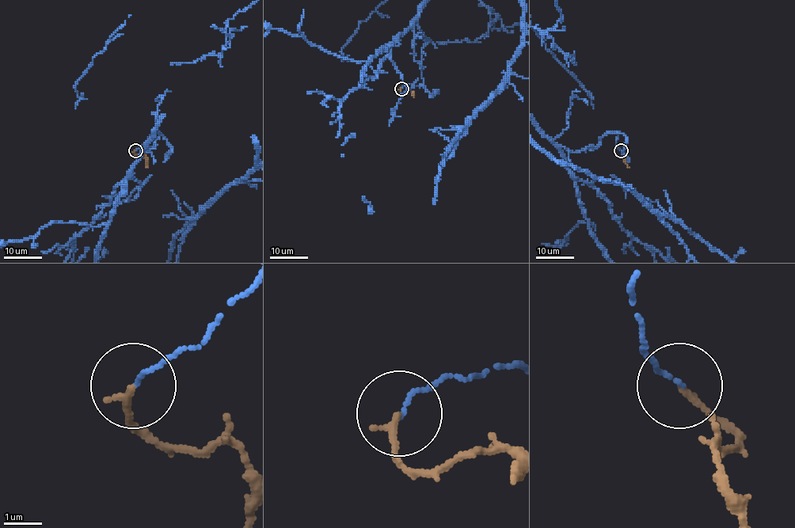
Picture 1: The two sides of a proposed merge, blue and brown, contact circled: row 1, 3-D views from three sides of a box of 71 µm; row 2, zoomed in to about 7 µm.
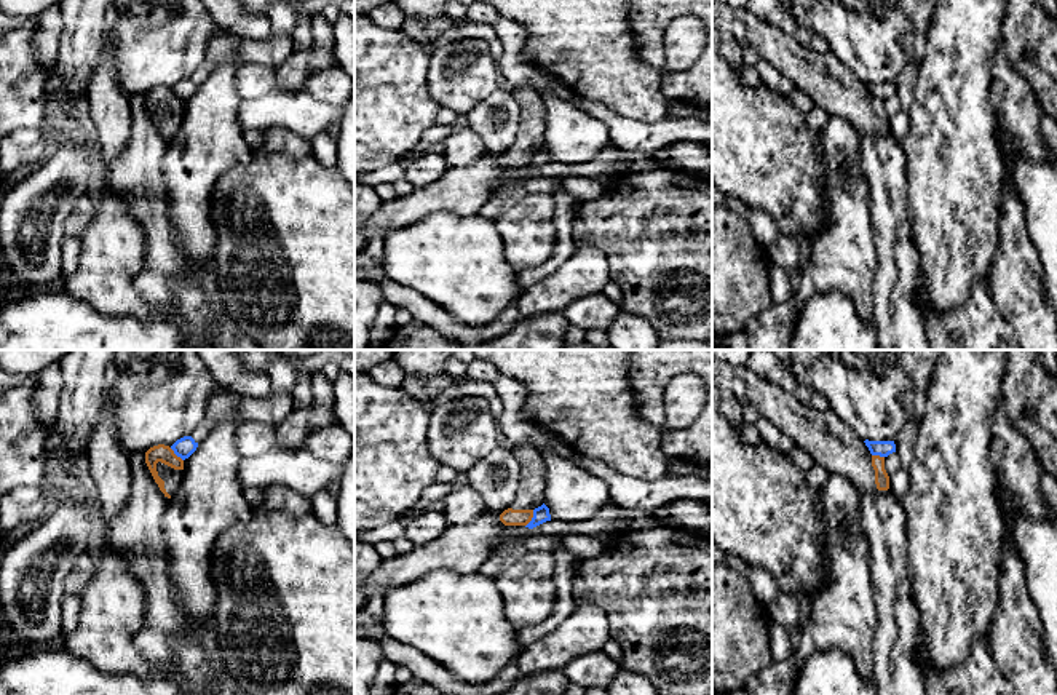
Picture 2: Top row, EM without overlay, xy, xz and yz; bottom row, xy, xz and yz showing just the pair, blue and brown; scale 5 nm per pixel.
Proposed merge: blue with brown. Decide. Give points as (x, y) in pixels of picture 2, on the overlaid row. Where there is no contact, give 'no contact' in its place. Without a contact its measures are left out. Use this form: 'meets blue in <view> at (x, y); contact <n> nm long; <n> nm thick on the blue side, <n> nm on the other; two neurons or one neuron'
meets blue in xz at (532, 518); contact 100 nm long; 80 nm thick on the blue side, 90 nm on the other; two neurons

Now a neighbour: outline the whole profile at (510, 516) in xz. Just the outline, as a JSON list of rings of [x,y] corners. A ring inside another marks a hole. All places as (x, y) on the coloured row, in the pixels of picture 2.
[[[528,444],[513,447],[521,465],[517,494],[508,510],[500,514],[505,526],[527,526],[533,510],[544,503],[544,460],[541,452]]]

